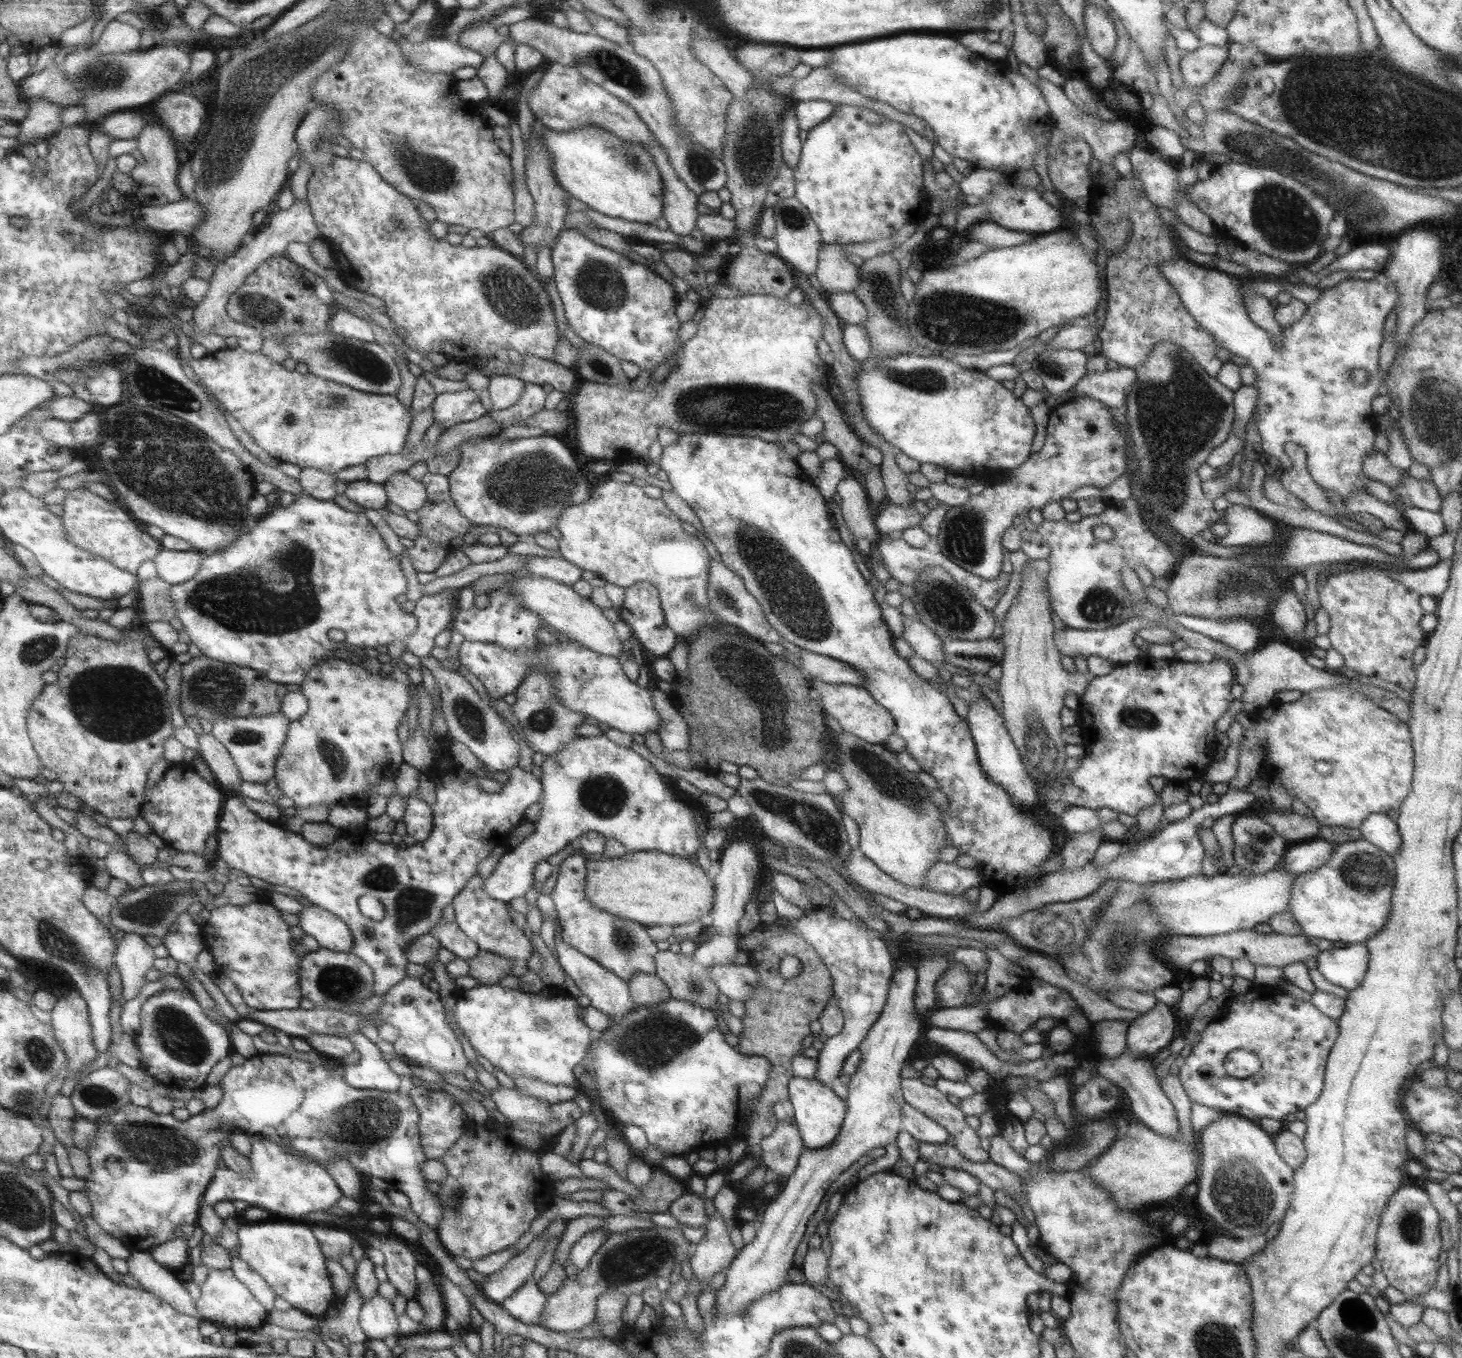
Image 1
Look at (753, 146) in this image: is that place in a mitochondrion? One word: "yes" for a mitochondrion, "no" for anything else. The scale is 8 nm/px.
yes

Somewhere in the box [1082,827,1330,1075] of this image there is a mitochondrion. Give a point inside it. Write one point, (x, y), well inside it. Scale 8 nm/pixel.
(1116, 937)

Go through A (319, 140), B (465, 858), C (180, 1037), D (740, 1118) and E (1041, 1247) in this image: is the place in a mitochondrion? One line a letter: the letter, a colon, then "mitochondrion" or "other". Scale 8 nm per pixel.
A: mitochondrion
B: other
C: mitochondrion
D: other
E: other

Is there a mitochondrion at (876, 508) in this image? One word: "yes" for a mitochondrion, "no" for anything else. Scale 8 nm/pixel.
no

